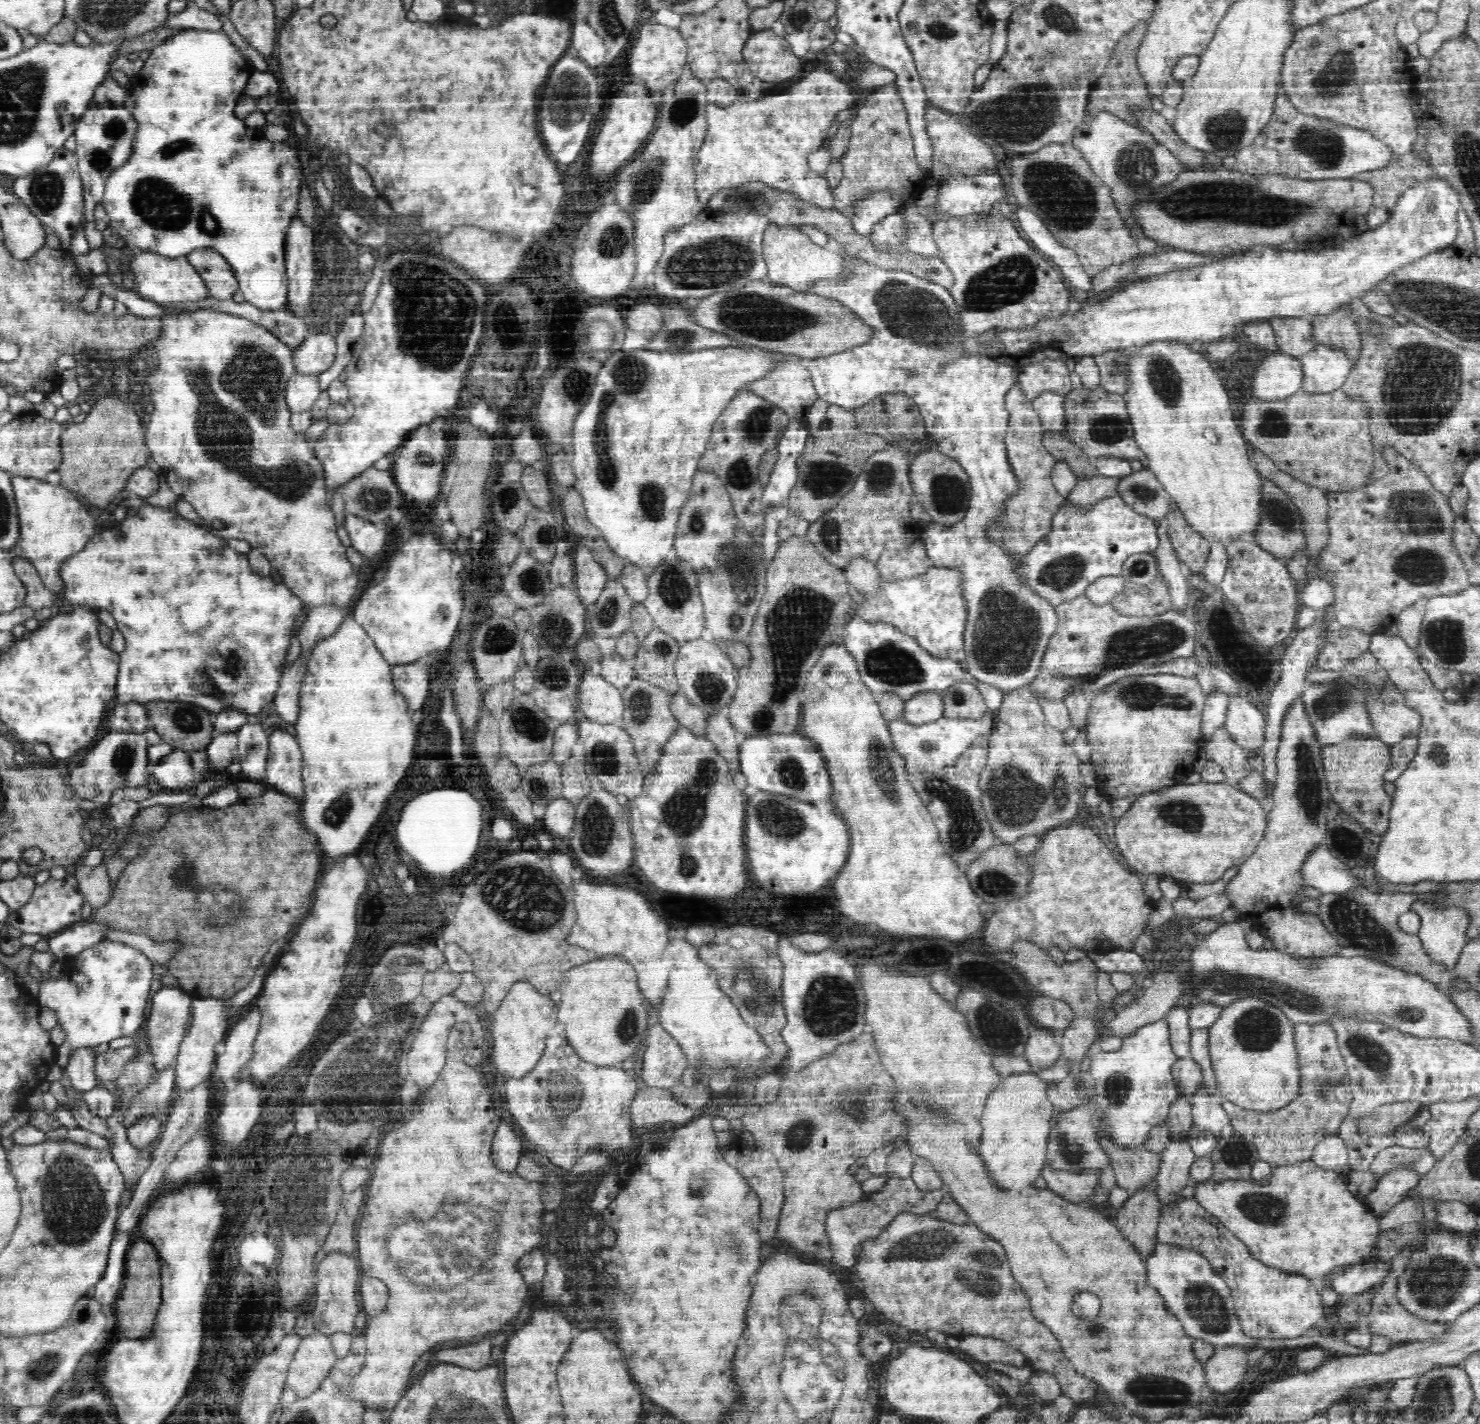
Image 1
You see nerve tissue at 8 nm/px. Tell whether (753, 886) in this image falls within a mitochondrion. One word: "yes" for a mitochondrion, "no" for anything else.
no

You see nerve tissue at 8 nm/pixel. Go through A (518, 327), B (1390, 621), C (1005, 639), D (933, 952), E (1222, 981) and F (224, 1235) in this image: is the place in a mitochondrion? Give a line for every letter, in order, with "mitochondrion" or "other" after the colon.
A: other
B: other
C: mitochondrion
D: other
E: mitochondrion
F: other

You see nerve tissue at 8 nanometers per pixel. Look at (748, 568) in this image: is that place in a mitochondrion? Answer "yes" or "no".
yes

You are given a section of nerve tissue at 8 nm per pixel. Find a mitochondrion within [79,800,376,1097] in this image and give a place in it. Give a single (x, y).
(224, 915)

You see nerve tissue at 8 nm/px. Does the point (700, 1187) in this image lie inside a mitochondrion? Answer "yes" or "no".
yes

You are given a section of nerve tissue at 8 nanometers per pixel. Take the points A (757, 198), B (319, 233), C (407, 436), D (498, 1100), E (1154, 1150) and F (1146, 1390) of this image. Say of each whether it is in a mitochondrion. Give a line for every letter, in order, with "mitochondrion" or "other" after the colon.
A: mitochondrion
B: other
C: other
D: other
E: other
F: mitochondrion

